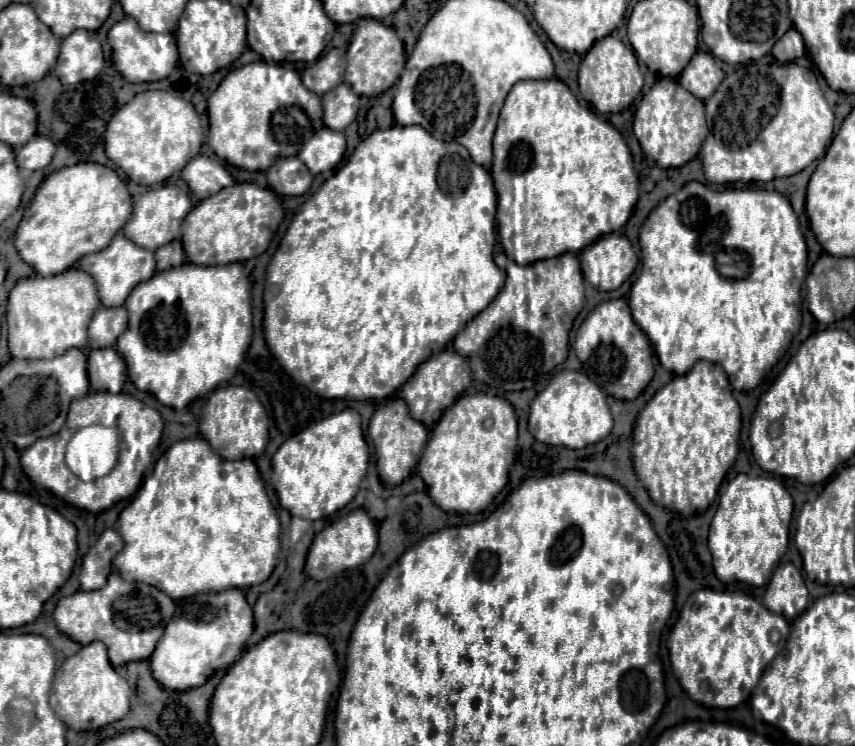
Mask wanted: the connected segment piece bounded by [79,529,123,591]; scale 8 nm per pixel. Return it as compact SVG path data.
M107 529L83 557L79 571L81 591L95 591L105 585L107 575L111 571L111 561L121 549L123 549L121 535L113 529Z

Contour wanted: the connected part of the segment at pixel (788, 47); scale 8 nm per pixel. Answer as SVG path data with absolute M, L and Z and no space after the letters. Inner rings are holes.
M789 29L775 45L773 45L773 57L779 63L789 63L805 55L805 45L801 39L801 33L797 29Z

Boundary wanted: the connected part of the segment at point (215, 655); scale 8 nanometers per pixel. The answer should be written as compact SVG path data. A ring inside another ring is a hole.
M225 589L219 593L199 593L177 601L177 611L167 623L149 663L153 677L171 691L187 691L201 687L217 669L233 665L241 655L245 641L253 633L253 611L241 589Z

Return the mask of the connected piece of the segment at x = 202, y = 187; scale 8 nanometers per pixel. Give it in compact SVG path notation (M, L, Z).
M205 155L193 157L181 171L181 177L197 199L207 199L209 195L215 195L223 187L235 183L219 159L211 159Z

